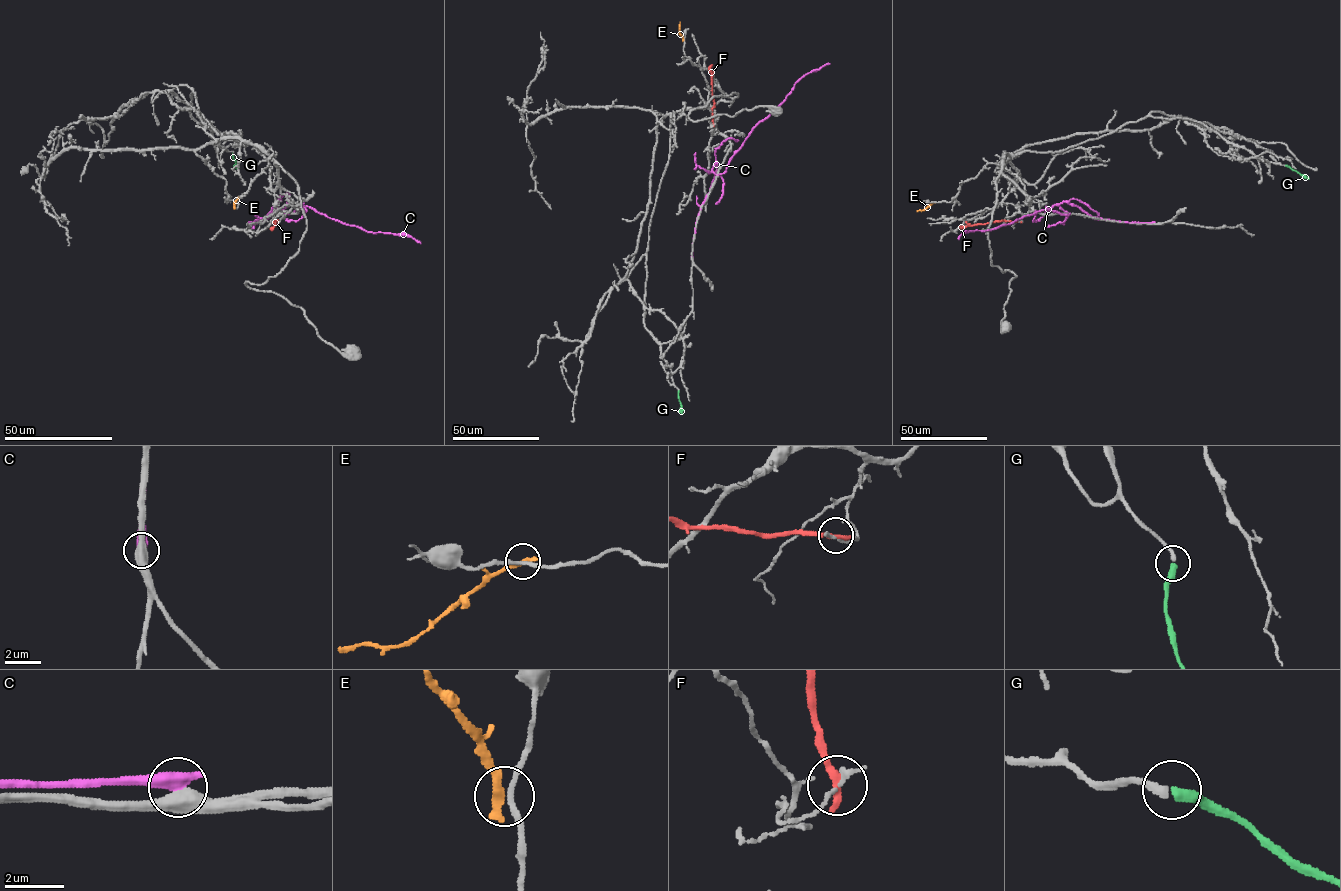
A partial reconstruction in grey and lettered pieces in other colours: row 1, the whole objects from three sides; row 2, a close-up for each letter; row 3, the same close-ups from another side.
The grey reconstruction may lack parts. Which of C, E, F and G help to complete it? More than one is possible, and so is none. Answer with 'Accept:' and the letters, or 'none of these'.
Accept: G

